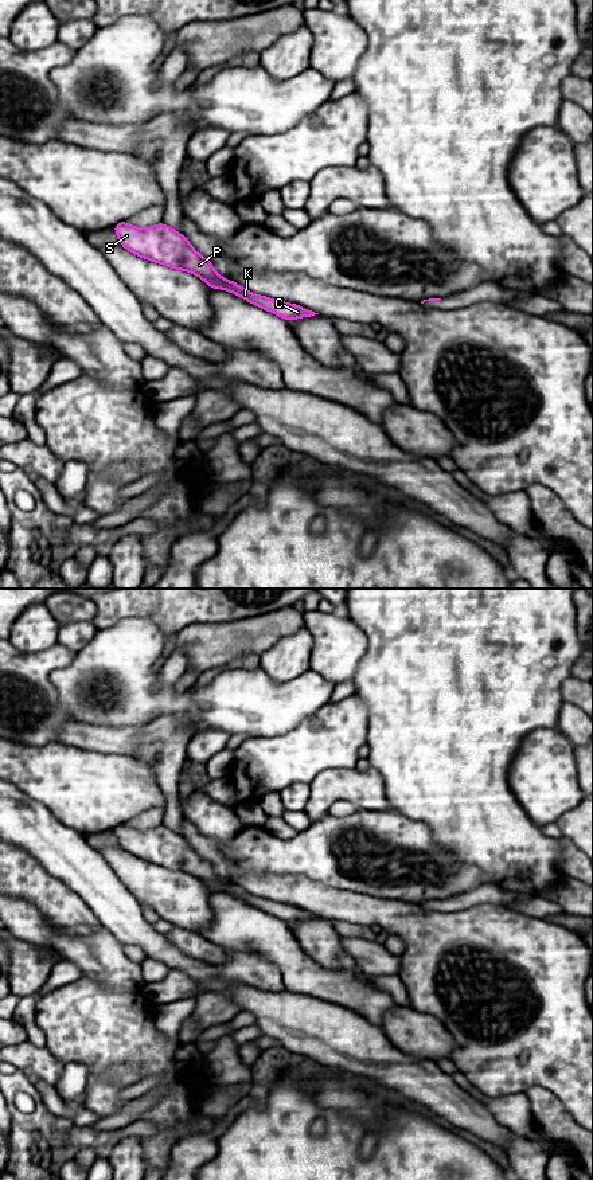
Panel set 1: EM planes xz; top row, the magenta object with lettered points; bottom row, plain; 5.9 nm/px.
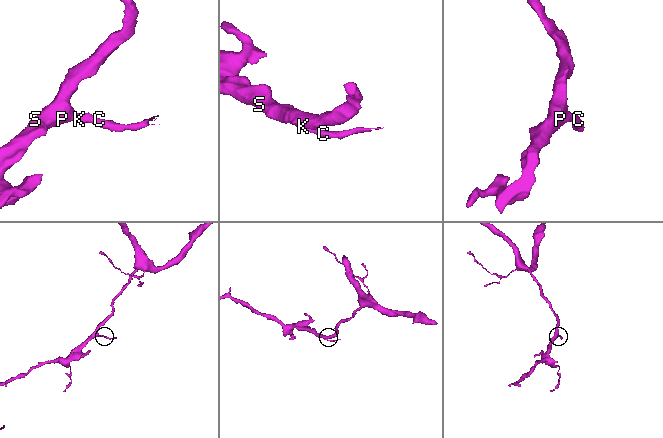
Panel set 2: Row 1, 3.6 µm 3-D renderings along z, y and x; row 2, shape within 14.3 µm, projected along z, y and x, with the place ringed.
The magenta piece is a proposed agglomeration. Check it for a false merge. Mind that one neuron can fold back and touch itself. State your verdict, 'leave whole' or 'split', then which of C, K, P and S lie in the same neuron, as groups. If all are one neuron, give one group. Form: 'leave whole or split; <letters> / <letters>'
leave whole; C K P S

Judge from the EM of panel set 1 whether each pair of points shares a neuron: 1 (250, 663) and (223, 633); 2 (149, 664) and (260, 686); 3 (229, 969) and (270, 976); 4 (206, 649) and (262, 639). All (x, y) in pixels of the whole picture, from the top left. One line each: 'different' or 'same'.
1: different
2: same
3: same
4: same

